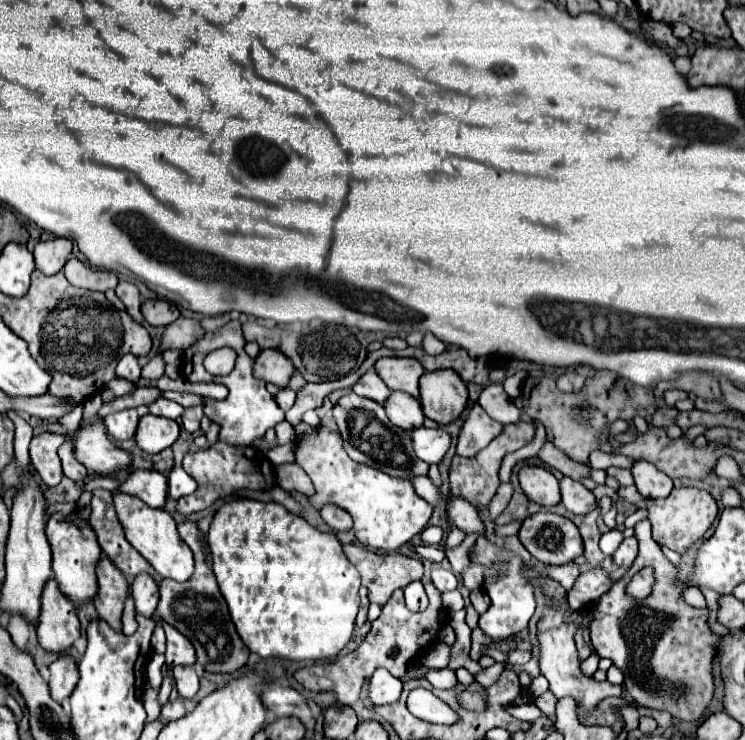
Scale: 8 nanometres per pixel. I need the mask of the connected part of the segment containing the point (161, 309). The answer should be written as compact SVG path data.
M147 299L141 305L141 313L149 325L169 325L179 317L179 309L163 299Z

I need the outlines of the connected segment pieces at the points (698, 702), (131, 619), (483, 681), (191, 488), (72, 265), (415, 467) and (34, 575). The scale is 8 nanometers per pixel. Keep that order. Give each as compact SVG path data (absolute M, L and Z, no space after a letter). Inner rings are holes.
M647 519L639 521L635 525L635 537L639 541L639 555L637 555L635 563L631 565L631 569L619 581L615 581L611 585L611 589L607 593L603 593L595 601L593 619L589 623L591 645L593 645L593 649L599 657L611 659L613 665L617 665L623 671L623 675L625 675L623 685L625 685L627 693L631 695L631 699L637 707L667 711L673 717L673 721L681 721L681 723L697 721L713 699L713 691L715 691L713 663L715 663L715 657L717 657L715 645L719 643L719 635L715 635L711 631L709 623L707 623L707 619L709 619L707 609L695 609L695 607L691 607L683 601L685 585L677 577L677 567L663 555L661 547L653 541L651 523ZM647 565L651 565L655 569L653 593L643 601L635 601L635 599L625 595L625 587L631 581L631 577Z
M129 590L122 615L122 632L126 635L134 633L138 628L138 623L135 620L135 613L134 600Z
M496 662L488 668L483 668L481 672L475 675L475 678L484 689L487 689L499 679L500 674L504 670L504 666L505 664Z
M173 467L169 473L169 497L179 499L185 495L191 495L197 491L197 481L183 469L183 467Z
M71 257L65 265L65 277L69 279L71 285L91 289L91 291L107 291L117 287L117 277L109 271L99 271L85 267L77 257Z
M349 391L335 403L333 419L337 423L337 431L339 431L339 435L341 435L343 443L345 443L345 449L349 453L353 453L353 457L357 457L357 459L361 459L361 461L365 461L369 465L375 465L375 469L385 471L391 477L407 479L407 477L415 477L415 475L427 475L429 465L415 457L409 431L395 429L395 425L391 425L387 421L383 405L379 405L379 403L367 399L367 397L359 397L357 393ZM365 441L371 443L371 453L375 453L375 461L373 461L373 455L363 455L359 451L359 445L365 443Z
M21 475L19 491L11 507L11 531L7 537L7 577L1 589L1 609L13 611L35 621L39 617L39 593L47 579L51 579L51 545L45 537L47 501L37 477Z

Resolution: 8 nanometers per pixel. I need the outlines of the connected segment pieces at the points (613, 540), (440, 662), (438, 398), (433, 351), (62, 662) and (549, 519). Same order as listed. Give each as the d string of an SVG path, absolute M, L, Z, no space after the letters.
M619 529L607 531L605 535L601 535L601 543L599 543L601 553L603 553L605 557L611 557L611 555L615 553L615 549L621 545L621 541L623 541L623 535L621 535Z
M437 643L423 659L421 663L427 667L427 669L443 669L447 667L447 663L451 661L451 645L447 643Z
M451 369L423 373L419 379L419 391L425 417L441 425L455 421L467 405L467 387Z
M425 333L425 339L423 339L423 351L425 351L425 353L429 353L429 355L439 355L439 353L443 353L443 349L445 349L445 345L439 343L435 335Z
M63 653L55 663L49 665L49 689L51 689L51 697L55 701L63 701L67 697L71 697L77 681L79 681L79 669L77 669L77 661L73 655Z
M553 513L527 517L521 525L519 539L523 547L545 565L567 565L583 555L583 541L575 523Z

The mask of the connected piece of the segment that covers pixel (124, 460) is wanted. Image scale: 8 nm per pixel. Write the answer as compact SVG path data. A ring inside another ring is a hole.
M103 421L79 427L75 437L75 457L87 467L87 471L103 477L115 477L123 471L131 471L133 455L119 449L103 431Z

